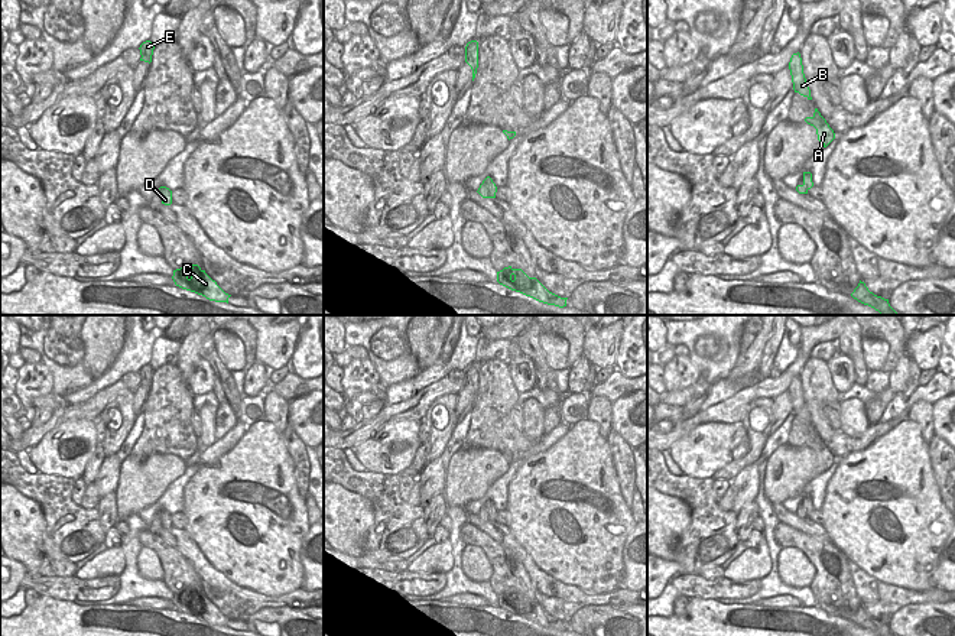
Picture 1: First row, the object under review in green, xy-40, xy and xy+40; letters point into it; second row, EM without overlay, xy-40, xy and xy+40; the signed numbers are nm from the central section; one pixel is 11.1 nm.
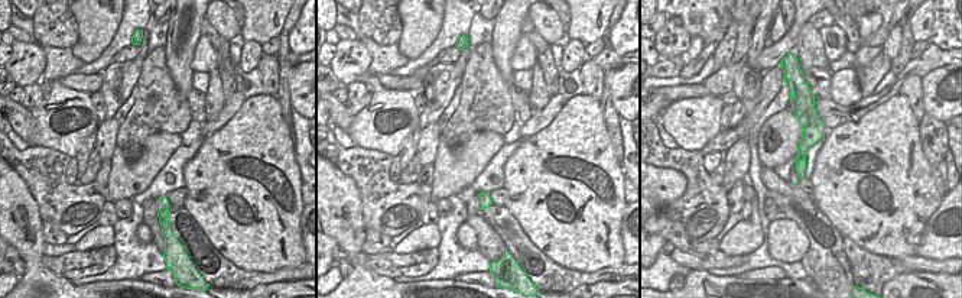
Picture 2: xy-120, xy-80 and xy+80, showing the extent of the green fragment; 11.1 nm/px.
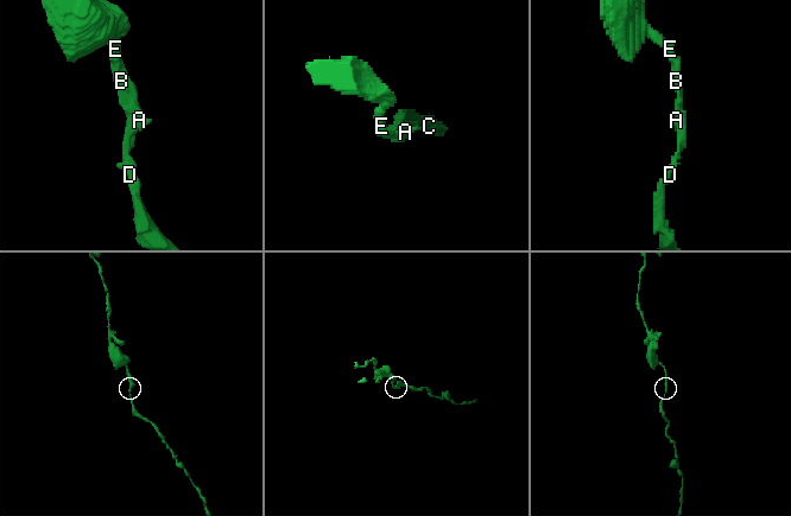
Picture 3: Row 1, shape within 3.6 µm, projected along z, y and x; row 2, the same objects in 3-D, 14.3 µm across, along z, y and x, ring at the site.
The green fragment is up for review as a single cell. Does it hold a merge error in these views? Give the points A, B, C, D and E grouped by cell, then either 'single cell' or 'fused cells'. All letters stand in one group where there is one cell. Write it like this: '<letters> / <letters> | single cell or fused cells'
A B C D E | single cell

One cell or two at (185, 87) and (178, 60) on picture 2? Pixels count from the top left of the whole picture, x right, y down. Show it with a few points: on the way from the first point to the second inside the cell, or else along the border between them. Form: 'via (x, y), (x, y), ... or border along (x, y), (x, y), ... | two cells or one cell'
via (182, 80), (179, 67) | one cell

